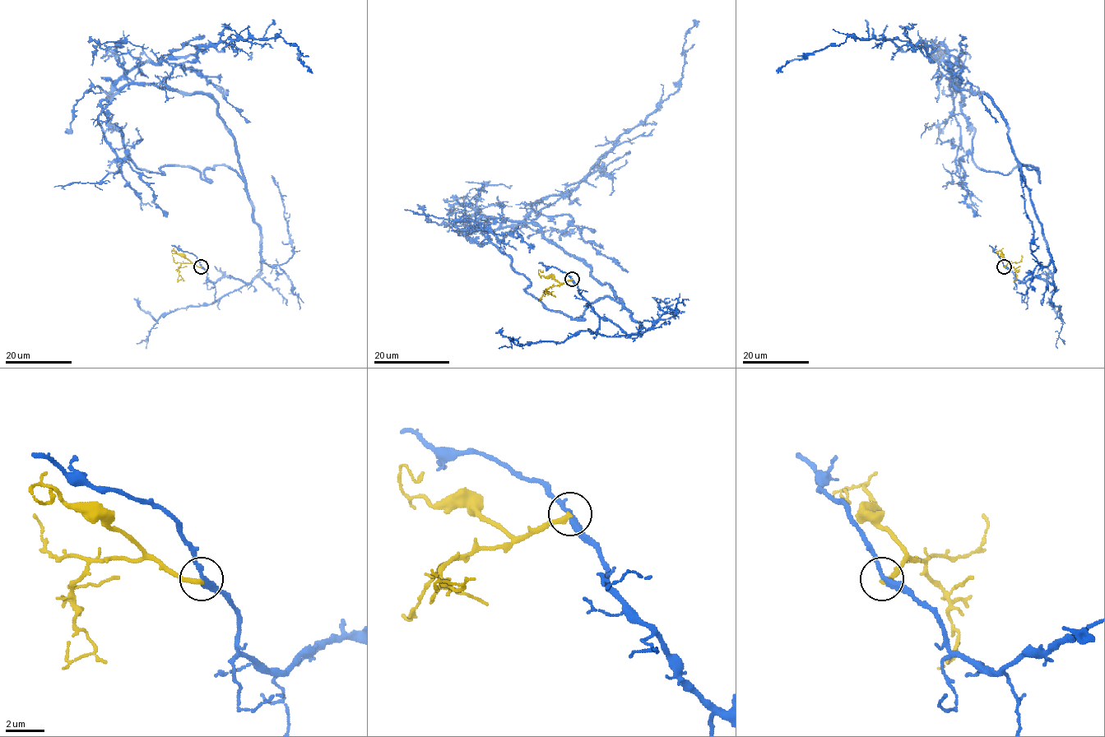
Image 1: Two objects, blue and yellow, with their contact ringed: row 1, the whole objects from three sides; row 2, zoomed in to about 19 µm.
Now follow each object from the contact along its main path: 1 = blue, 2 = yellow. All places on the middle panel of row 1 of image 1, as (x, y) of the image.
1: (571, 279), (601, 317), (639, 336), (607, 284), (532, 220), (677, 90), (685, 34), (698, 20)
2: (571, 279), (560, 283), (551, 277), (540, 275), (538, 271), (542, 271)

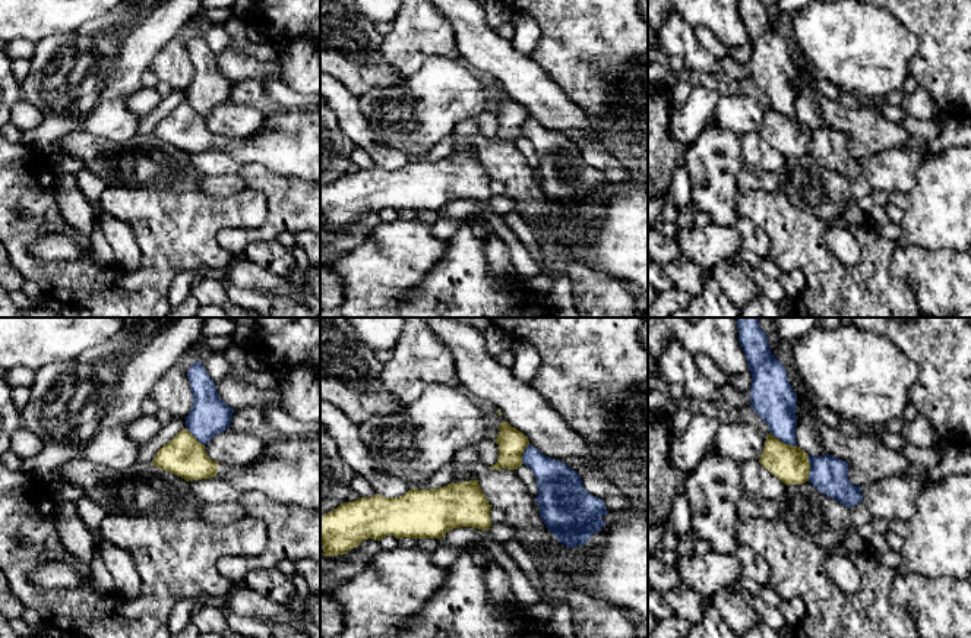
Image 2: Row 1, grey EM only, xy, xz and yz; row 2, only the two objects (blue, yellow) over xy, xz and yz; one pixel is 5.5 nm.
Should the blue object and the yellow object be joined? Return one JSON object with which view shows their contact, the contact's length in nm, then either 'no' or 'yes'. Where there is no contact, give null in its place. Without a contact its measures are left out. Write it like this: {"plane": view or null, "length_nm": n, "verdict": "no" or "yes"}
{"plane": "yz", "length_nm": 170, "verdict": "no"}

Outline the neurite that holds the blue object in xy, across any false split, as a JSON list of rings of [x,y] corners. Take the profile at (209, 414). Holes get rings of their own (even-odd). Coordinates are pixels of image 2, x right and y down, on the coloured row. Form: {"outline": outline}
{"outline": [[[194,361],[187,370],[193,407],[186,417],[186,429],[202,443],[206,445],[215,435],[230,429],[234,414],[216,392],[216,386],[202,361]]]}

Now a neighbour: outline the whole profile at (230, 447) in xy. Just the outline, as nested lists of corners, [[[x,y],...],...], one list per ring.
[[[231,427],[215,435],[205,445],[205,451],[212,461],[237,467],[254,462],[263,449],[265,443],[254,433],[243,433]]]

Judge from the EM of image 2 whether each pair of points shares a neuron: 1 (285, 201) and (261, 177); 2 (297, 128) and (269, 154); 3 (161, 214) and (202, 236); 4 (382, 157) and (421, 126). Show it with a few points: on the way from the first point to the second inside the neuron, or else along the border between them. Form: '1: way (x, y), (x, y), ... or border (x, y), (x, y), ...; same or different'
1: way (280, 195), (266, 182); same
2: way (290, 135), (277, 147); same
3: way (171, 224), (183, 236), (192, 236); same
4: border (369, 125), (382, 144), (408, 157); different

